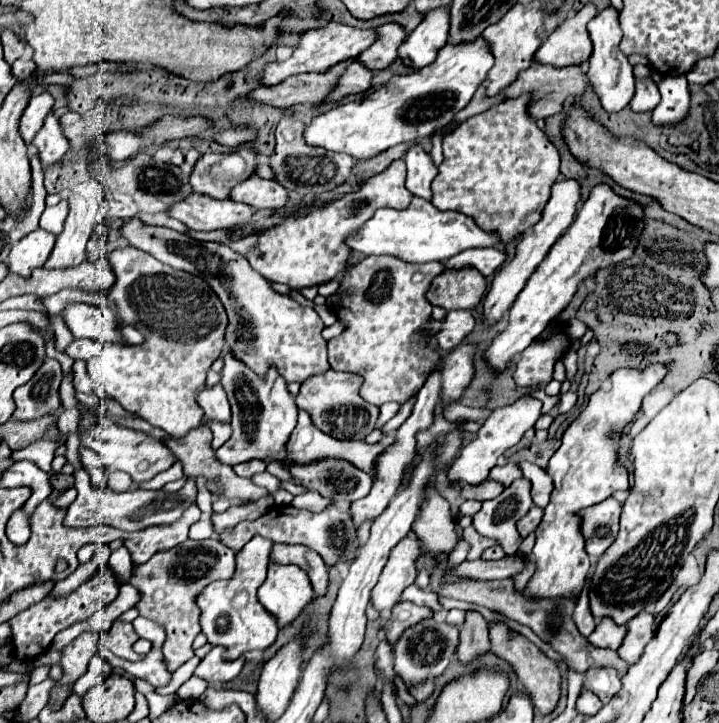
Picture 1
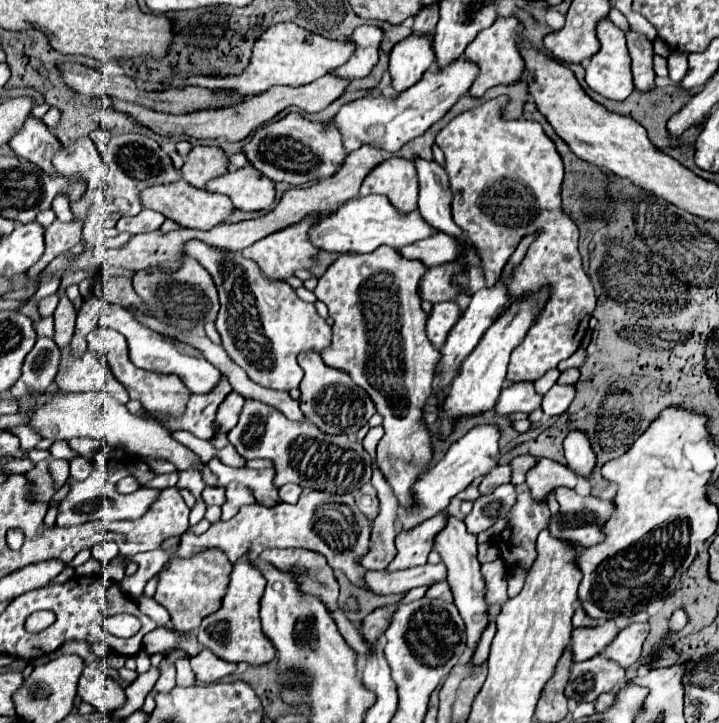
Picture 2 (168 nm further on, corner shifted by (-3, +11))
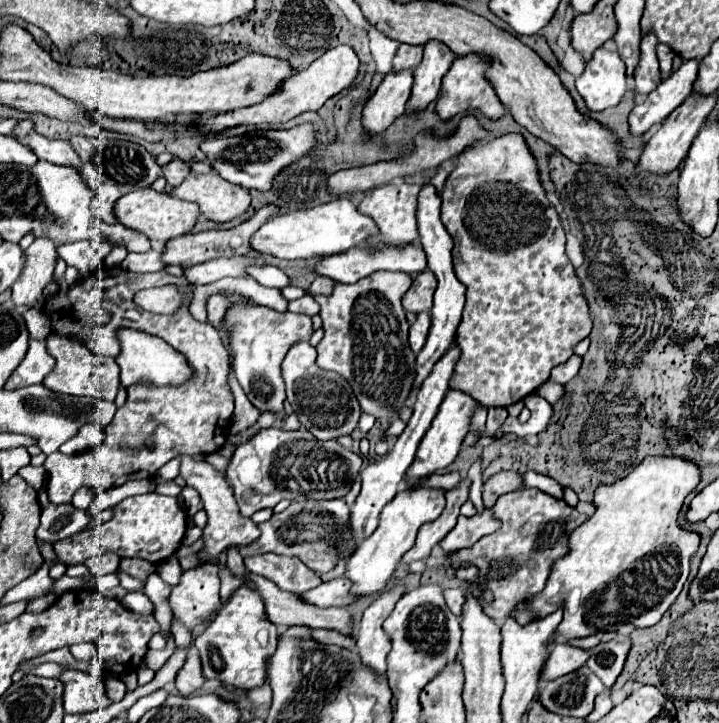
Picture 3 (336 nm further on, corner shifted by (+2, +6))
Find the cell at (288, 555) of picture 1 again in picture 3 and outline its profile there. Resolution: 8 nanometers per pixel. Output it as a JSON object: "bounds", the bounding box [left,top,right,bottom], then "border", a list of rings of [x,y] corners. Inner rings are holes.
{"bounds":[245,553,323,595],"border":[[[275,553],[245,557],[245,567],[249,573],[267,577],[275,585],[279,585],[283,591],[289,591],[293,595],[303,595],[305,591],[323,583],[313,569],[303,565],[303,561],[275,555]]]}

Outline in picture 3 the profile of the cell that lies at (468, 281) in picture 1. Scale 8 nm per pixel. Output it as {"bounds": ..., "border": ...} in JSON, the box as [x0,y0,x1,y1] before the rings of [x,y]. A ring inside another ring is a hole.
{"bounds":[403,271,437,313],"border":[[[423,271],[417,275],[417,279],[413,281],[413,285],[409,287],[409,291],[403,297],[403,305],[405,311],[413,311],[413,313],[421,313],[421,311],[429,311],[433,307],[433,293],[437,287],[437,279],[433,277],[433,271]]]}

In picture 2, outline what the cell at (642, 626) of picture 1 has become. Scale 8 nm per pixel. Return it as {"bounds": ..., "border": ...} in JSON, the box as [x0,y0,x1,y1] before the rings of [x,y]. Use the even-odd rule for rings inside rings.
{"bounds":[602,622,650,668],"border":[[[646,622],[642,624],[630,624],[628,628],[620,630],[618,636],[602,650],[602,656],[606,656],[608,660],[616,662],[622,668],[632,666],[642,652],[642,644],[648,636],[650,626]]]}

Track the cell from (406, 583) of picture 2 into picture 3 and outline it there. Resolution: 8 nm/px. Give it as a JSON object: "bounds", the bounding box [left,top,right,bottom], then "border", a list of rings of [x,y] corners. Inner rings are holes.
{"bounds":[301,577,363,607],"border":[[[339,577],[333,581],[325,581],[319,587],[311,589],[309,593],[303,593],[301,599],[319,605],[319,607],[347,607],[355,601],[361,601],[363,597],[357,597],[355,593],[351,593],[353,581],[347,577]]]}

